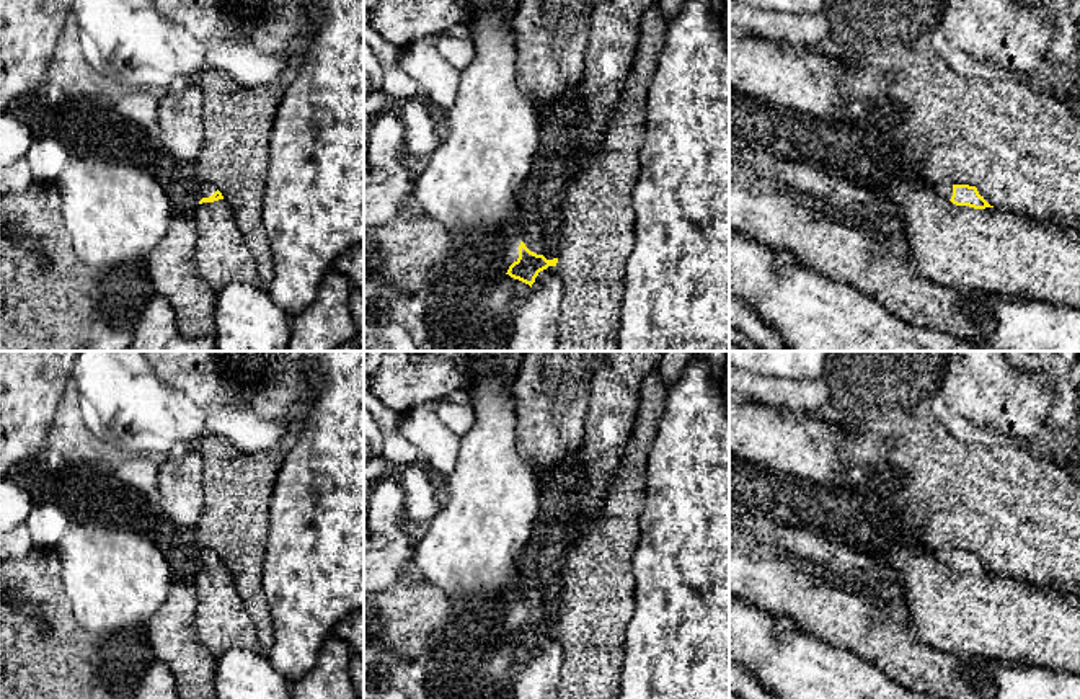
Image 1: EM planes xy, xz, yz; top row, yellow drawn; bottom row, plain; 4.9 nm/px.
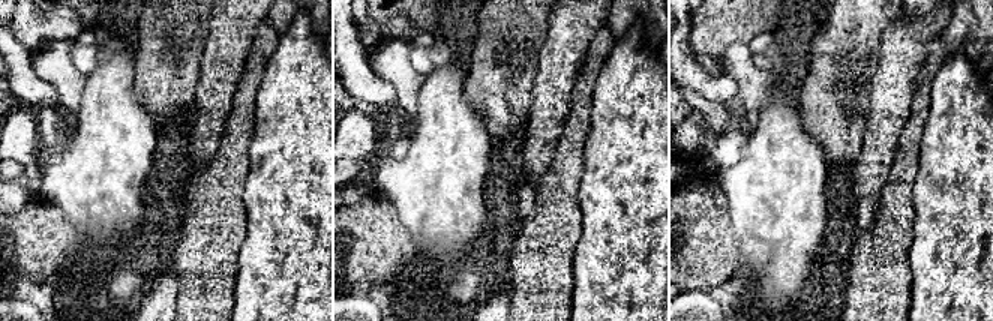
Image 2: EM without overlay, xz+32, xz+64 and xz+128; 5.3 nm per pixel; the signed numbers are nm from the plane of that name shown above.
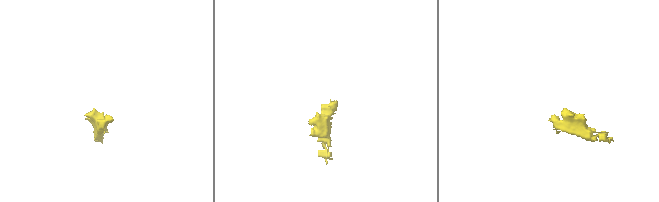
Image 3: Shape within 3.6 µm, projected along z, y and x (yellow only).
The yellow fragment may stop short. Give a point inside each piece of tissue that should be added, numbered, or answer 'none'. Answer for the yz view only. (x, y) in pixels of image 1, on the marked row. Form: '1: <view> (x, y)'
1: yz (847, 152)

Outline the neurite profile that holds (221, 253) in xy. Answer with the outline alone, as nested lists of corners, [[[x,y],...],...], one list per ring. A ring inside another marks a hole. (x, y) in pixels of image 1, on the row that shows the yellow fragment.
[[[227,199],[202,203],[196,225],[196,266],[215,292],[232,283],[259,284],[255,258],[245,245]]]

